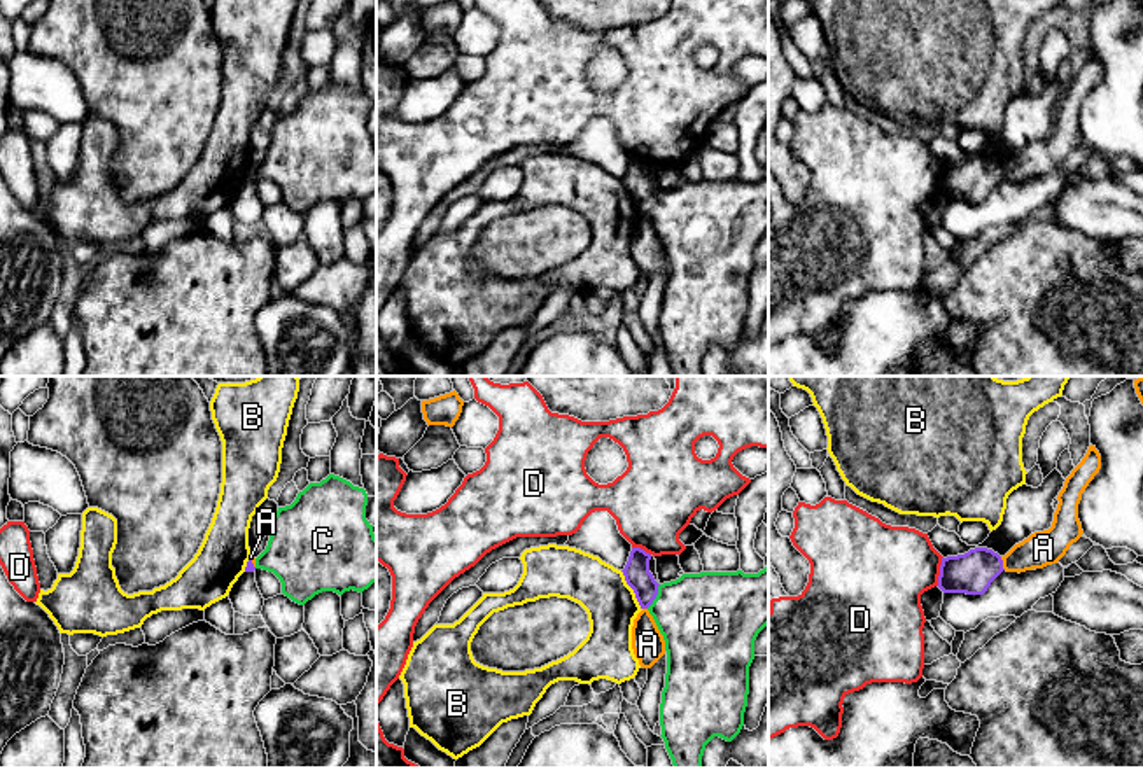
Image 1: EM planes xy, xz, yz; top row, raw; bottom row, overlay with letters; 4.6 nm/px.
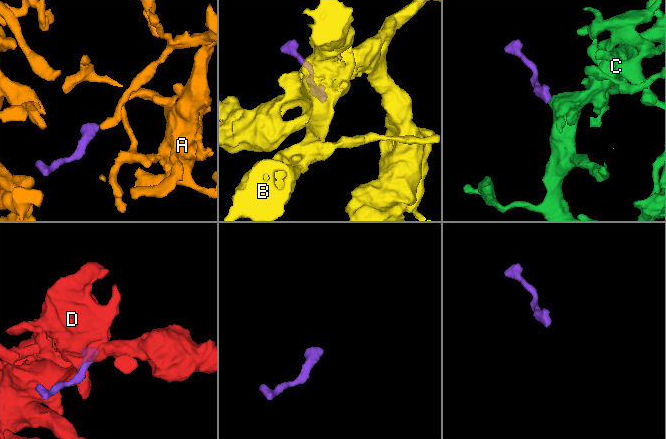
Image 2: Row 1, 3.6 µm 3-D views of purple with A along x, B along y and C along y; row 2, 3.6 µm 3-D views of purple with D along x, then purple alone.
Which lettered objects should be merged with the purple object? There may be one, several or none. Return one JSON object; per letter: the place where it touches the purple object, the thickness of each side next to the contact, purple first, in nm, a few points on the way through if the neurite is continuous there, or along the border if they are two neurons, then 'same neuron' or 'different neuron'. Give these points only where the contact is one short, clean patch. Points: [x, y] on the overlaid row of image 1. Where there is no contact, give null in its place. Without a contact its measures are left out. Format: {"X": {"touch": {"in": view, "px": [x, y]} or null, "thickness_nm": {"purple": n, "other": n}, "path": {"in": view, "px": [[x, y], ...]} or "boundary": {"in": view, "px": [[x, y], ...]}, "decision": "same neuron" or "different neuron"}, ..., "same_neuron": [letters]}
{"A": {"touch": {"in": "yz", "px": [1002, 564]}, "thickness_nm": {"purple": 190, "other": 160}, "boundary": {"in": "yz", "px": [[1000, 557], [1005, 569]]}, "decision": "different neuron"}, "B": {"touch": {"in": "xz", "px": [632, 588]}, "thickness_nm": {"purple": 120, "other": 240}, "boundary": {"in": "xz", "px": [[620, 571], [641, 609]]}, "decision": "different neuron"}, "C": {"touch": {"in": "xz", "px": [655, 597]}, "thickness_nm": {"purple": 120, "other": 420}, "path": {"in": "xz", "px": [[638, 576], [655, 597], [704, 618]]}, "decision": "same neuron"}, "D": {"touch": {"in": "yz", "px": [940, 571]}, "thickness_nm": {"purple": 190, "other": 400}, "decision": "different neuron"}, "same_neuron": ["C"]}

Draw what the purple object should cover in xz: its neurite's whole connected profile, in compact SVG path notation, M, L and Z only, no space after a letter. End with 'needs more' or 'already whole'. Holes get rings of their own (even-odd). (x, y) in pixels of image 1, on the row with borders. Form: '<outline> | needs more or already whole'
M632 548L621 572L627 584L634 590L641 609L649 611L665 640L667 674L660 703L660 737L674 768L702 768L705 745L714 737L732 742L744 726L754 640L768 625L768 567L758 574L744 574L742 570L683 574L676 581L658 584L649 572L649 560L649 553Z | needs more

